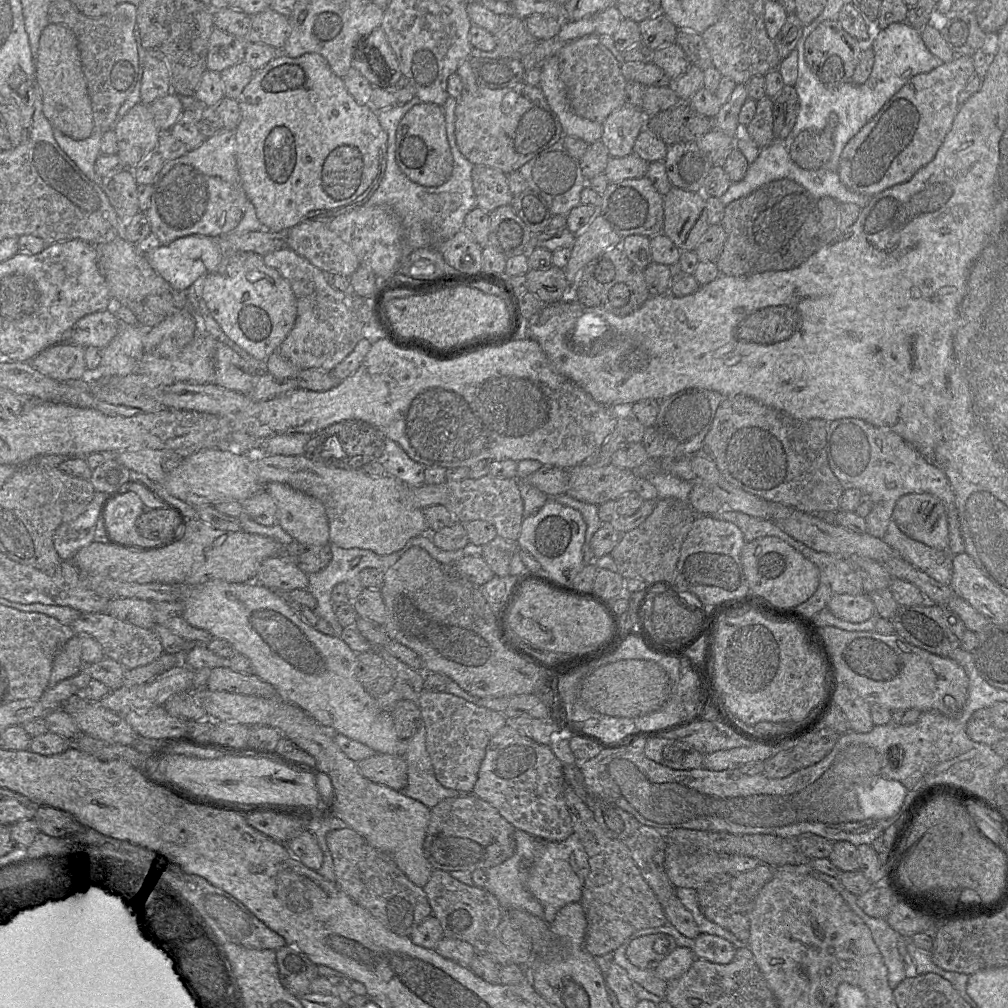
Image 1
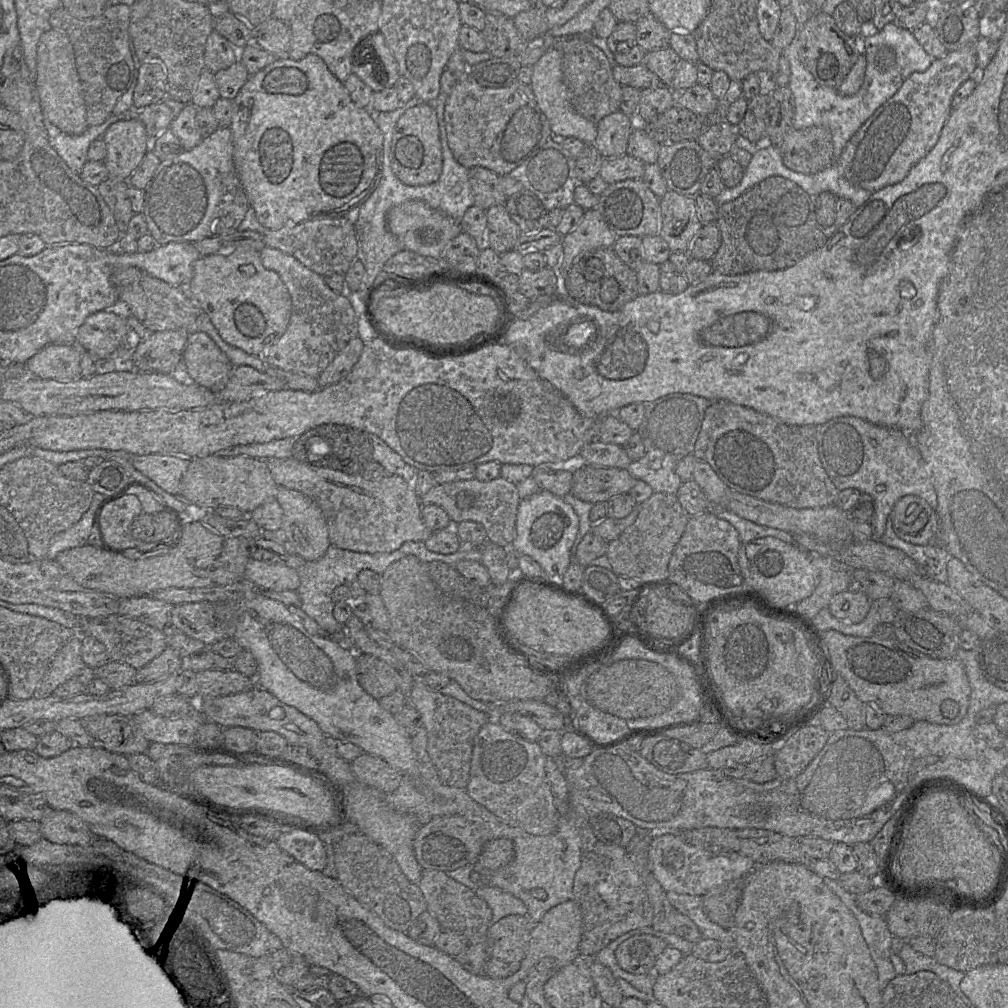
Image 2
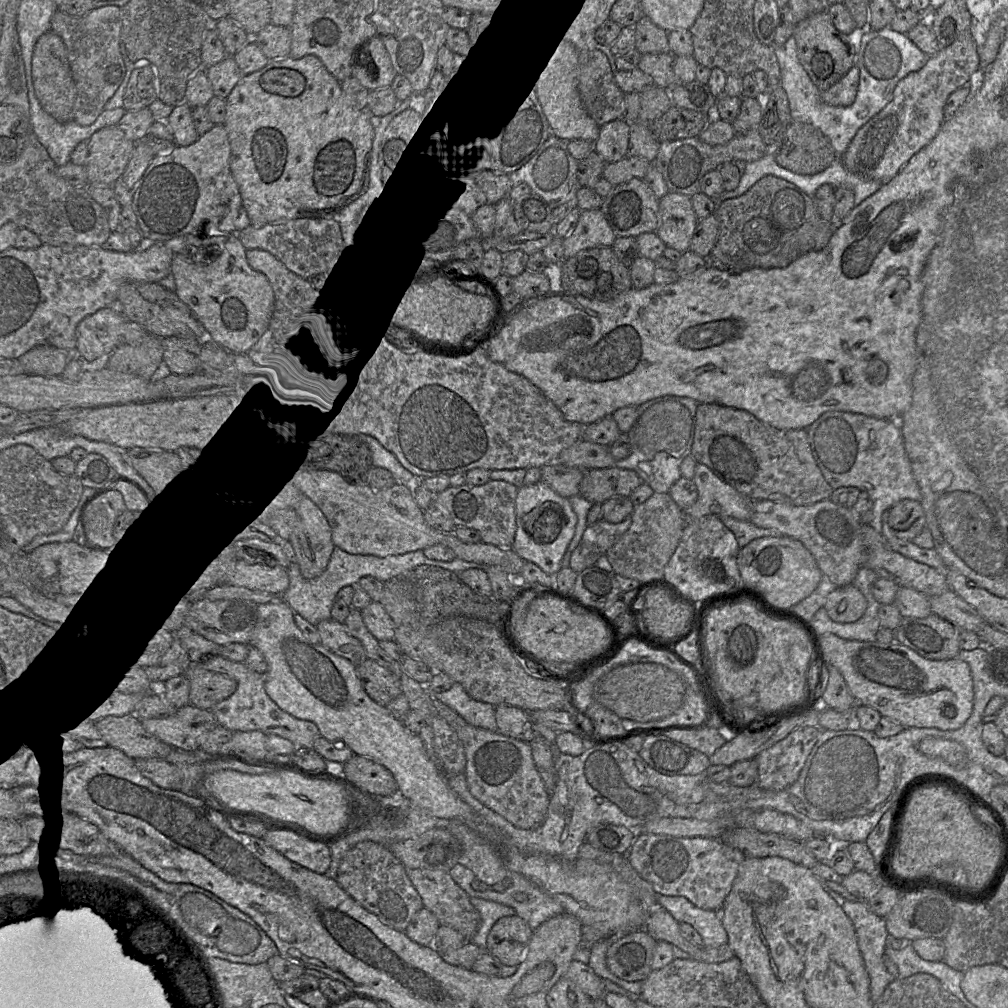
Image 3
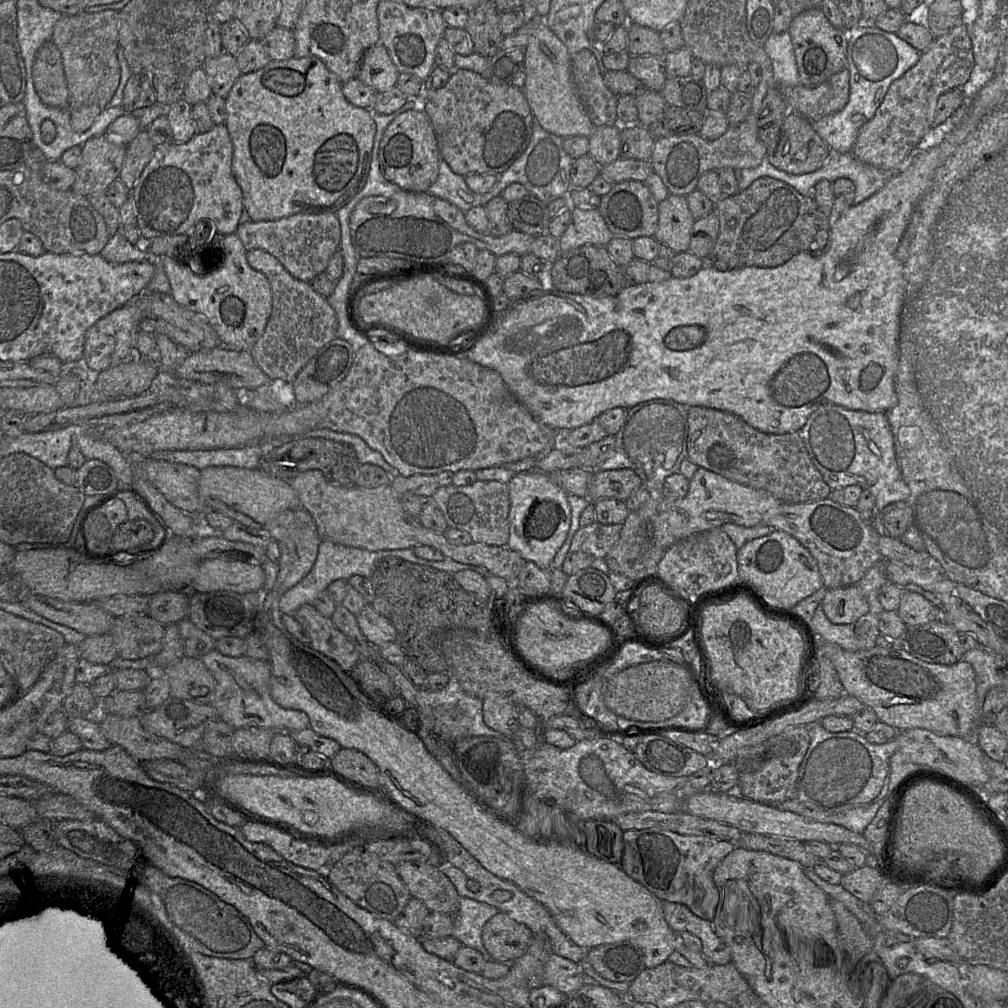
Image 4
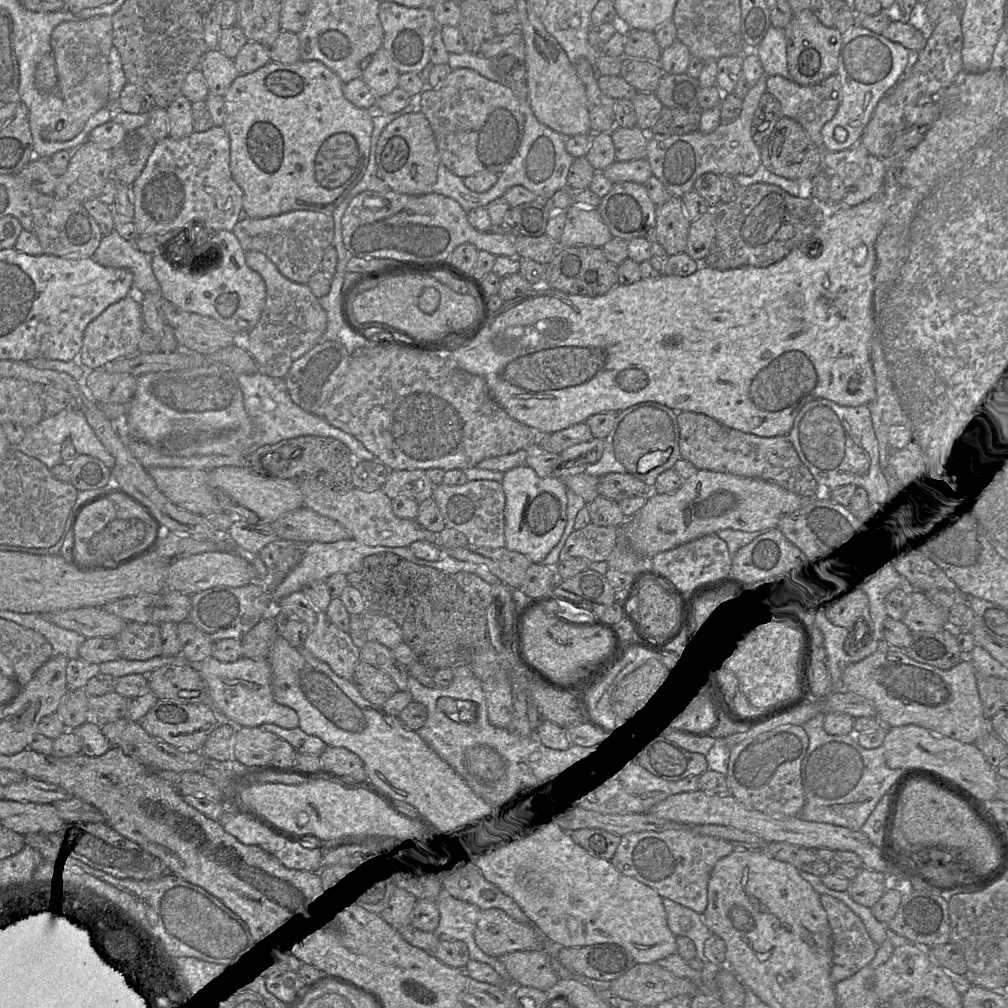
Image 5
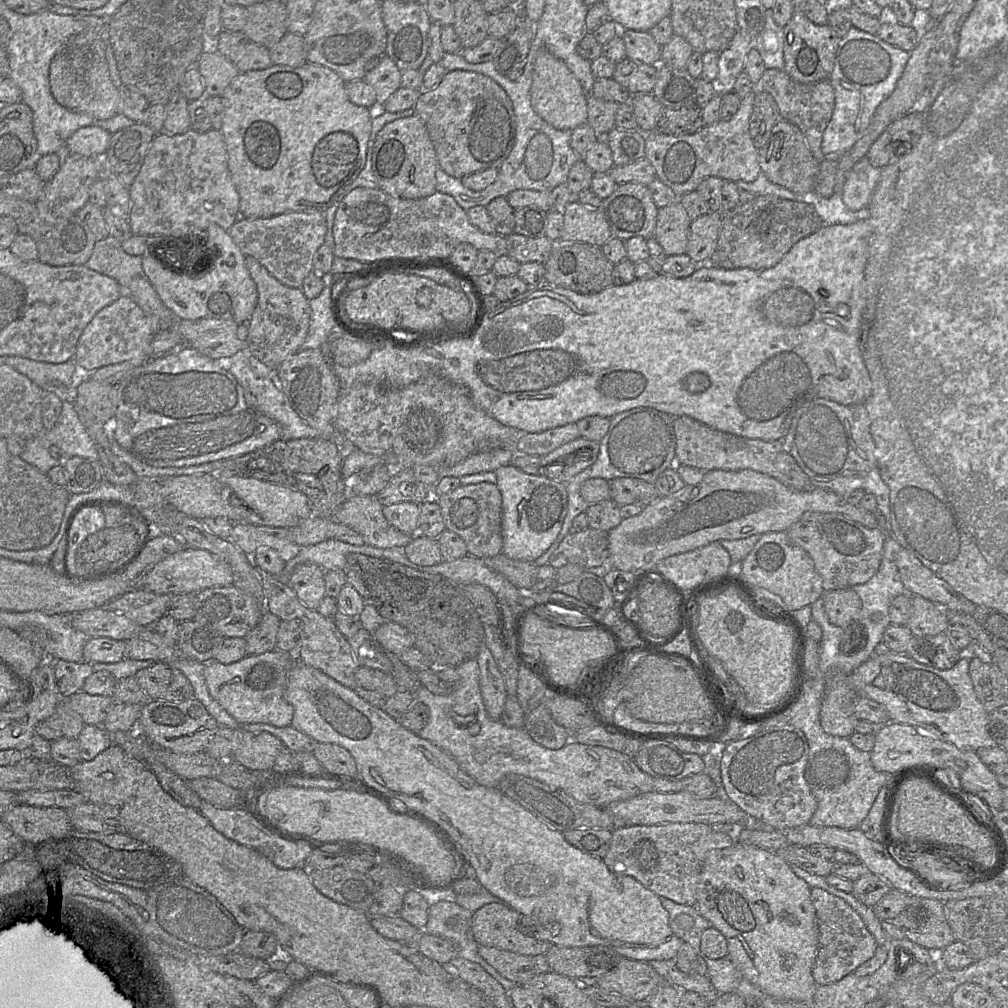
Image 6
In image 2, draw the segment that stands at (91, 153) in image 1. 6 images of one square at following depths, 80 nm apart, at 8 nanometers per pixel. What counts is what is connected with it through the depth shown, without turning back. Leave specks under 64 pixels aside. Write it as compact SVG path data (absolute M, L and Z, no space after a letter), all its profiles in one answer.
M135 109L118 115L112 114L104 123L89 126L80 135L67 134L46 118L44 118L44 122L53 148L72 170L80 173L84 165L88 162L87 154L90 144L100 139L111 124L130 117L137 117L137 111Z

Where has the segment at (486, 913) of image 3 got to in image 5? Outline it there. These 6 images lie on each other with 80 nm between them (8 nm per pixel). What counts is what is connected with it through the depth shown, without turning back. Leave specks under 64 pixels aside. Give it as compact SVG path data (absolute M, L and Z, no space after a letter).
M443 896L437 902L440 920L434 934L440 941L462 941L466 944L471 960L491 966L503 979L510 982L505 966L497 957L484 953L474 940L474 932L482 910L476 905Z

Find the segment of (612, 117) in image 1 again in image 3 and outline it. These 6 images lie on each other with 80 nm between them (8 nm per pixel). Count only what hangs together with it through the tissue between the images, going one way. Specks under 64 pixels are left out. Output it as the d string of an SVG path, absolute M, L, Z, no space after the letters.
M615 119L599 127L593 150L605 164L616 162L626 156L630 124L623 119Z

